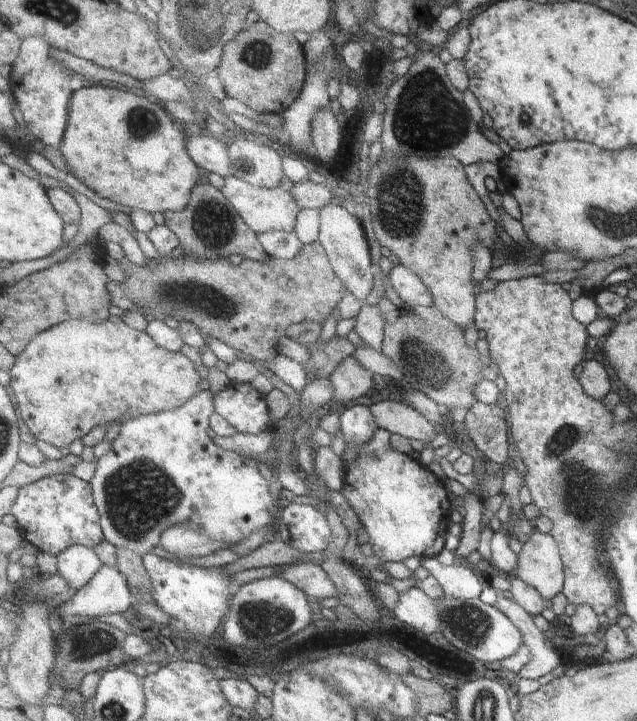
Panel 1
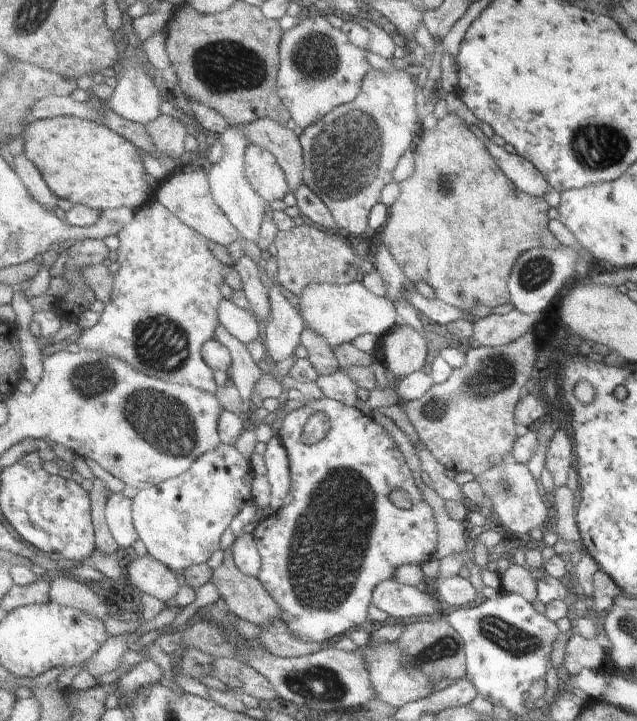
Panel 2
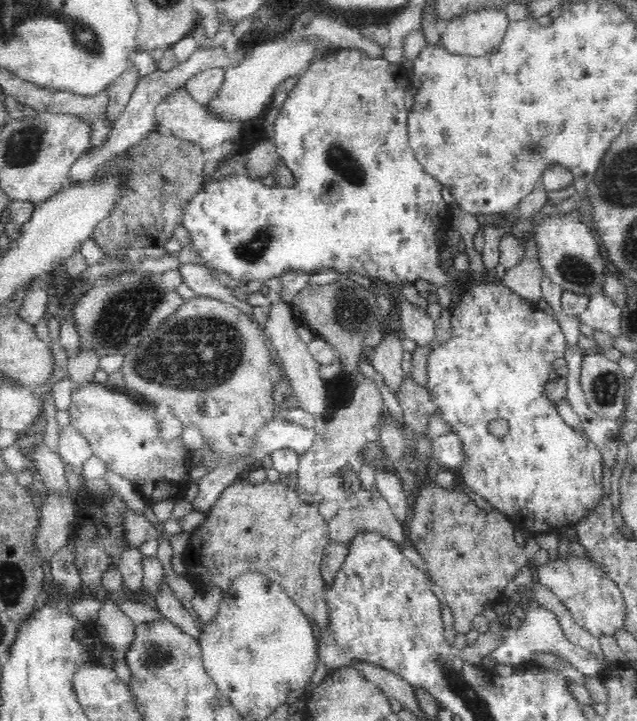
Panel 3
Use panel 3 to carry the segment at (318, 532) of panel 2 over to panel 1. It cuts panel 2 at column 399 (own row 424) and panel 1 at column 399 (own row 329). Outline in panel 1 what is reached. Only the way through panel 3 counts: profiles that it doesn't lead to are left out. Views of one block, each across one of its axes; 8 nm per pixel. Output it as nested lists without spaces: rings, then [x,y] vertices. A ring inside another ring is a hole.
[[[378,427],[369,442],[353,450],[357,458],[353,458],[353,462],[345,466],[342,495],[368,532],[373,553],[381,560],[404,562],[414,556],[420,559],[426,556],[436,557],[445,548],[447,528],[451,524],[451,513],[454,510],[447,498],[447,490],[443,480],[423,466],[420,461],[414,460],[411,455],[393,450],[389,438],[391,433],[387,429]]]

